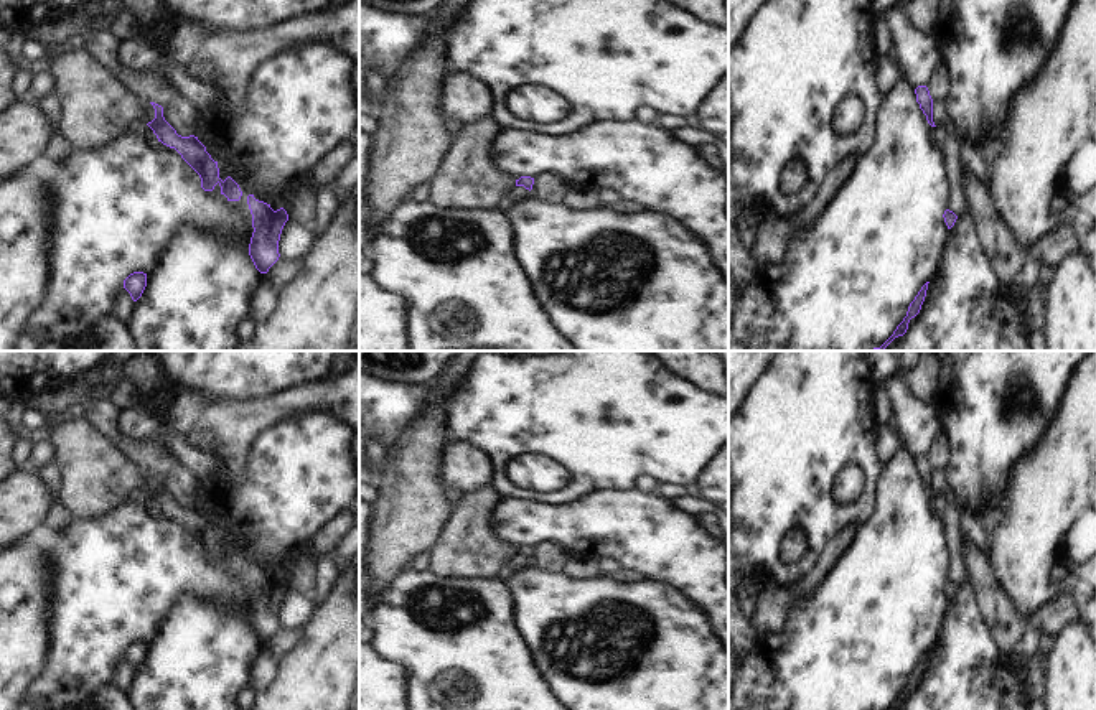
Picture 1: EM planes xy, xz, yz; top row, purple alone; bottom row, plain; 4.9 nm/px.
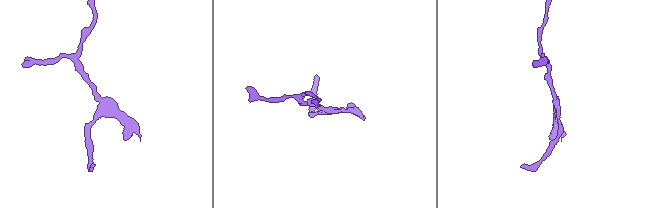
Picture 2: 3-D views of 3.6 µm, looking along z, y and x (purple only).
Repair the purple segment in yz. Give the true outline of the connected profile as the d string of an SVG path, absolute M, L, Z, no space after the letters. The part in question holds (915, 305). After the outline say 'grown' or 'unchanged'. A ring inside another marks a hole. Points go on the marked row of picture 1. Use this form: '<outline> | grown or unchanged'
M926 282L921 287L921 290L918 292L918 295L915 297L915 300L910 303L906 316L897 326L897 329L893 331L893 334L880 348L874 348L870 351L883 351L895 338L903 336L906 333L910 320L915 318L920 313L920 310L921 310L921 305L923 305L925 297L926 297L928 283L930 282Z | unchanged

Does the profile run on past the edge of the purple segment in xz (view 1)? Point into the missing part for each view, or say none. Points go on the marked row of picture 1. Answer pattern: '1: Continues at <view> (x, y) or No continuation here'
1: No continuation here.

